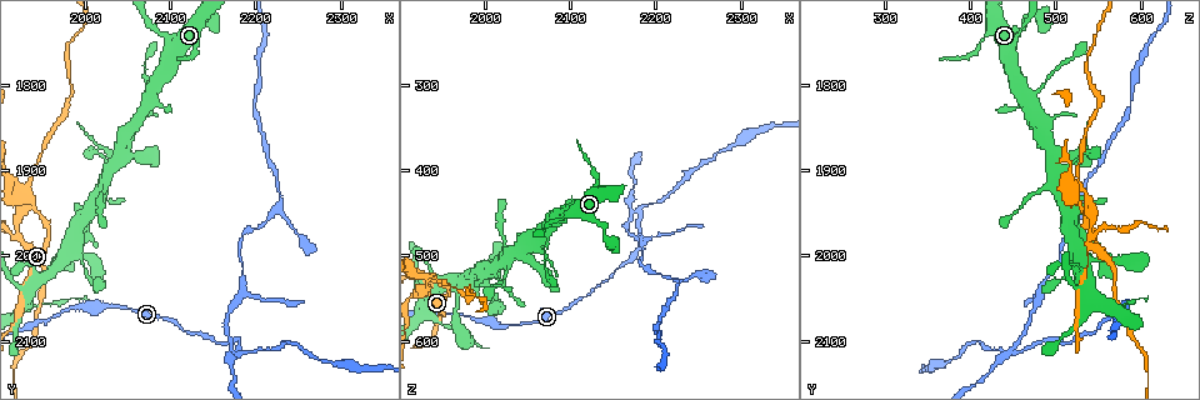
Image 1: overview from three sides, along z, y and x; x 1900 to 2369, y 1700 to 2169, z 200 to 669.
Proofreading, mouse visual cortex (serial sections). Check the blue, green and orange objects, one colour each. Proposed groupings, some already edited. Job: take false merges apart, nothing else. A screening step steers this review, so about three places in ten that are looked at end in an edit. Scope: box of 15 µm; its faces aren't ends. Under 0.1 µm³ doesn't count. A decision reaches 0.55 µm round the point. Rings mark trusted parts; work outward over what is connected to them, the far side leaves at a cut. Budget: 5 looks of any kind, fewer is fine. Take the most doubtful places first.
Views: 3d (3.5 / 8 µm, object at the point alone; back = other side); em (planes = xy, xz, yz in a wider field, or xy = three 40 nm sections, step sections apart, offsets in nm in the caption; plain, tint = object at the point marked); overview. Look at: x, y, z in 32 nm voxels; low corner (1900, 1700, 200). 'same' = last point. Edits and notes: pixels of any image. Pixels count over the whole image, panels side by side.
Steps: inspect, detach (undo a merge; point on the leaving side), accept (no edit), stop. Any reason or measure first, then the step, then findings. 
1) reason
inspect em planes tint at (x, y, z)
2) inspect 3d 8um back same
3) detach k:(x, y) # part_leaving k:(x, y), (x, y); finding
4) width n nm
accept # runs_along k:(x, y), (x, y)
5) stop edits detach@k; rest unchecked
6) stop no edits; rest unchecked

four arms meet
inspect 3d 3.5um back at (2175, 2115, 450)

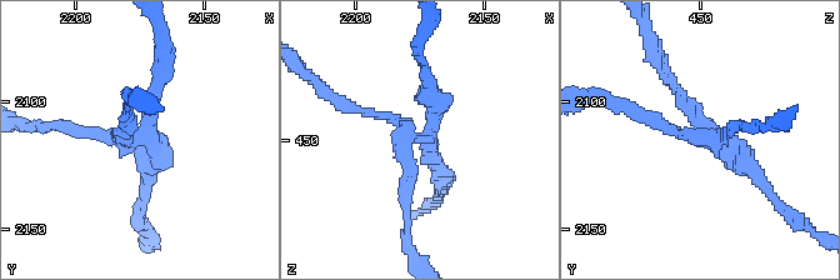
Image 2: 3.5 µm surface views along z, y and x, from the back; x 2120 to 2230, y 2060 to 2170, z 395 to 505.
arms 4; arm_widths 150, 150, 200, 250 nm; now the EM
inspect em xy step 3 tint at (2179, 2113, 450)

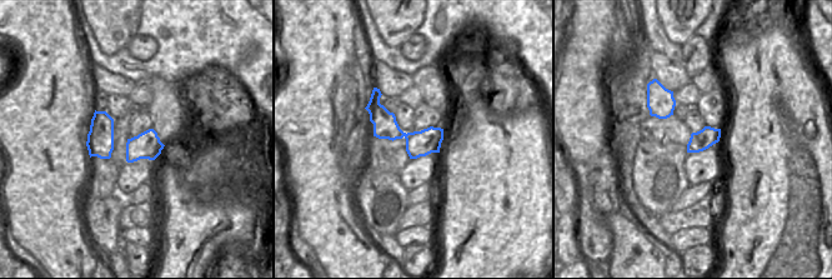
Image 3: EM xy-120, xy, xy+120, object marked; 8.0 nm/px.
inspect em xy step 5 tint same

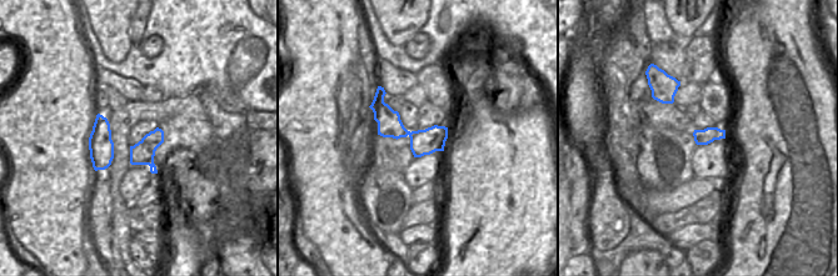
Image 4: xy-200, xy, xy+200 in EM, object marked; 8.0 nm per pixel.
detach 2:(441, 108) # part_leaving 2:(419, 138), (438, 160), (441, 193); a second cell is stuck on

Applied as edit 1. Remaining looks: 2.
abrupt turn
inspect 3d 3.5um at (1930, 1925, 530)

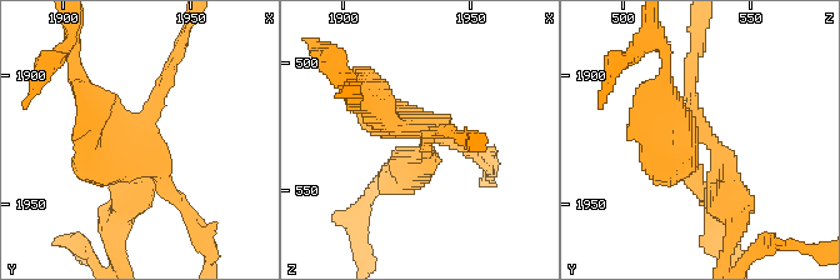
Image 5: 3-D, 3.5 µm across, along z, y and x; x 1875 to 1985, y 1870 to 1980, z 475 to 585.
now the EM
inspect em xy step 2 tint at (1932, 1920, 530)

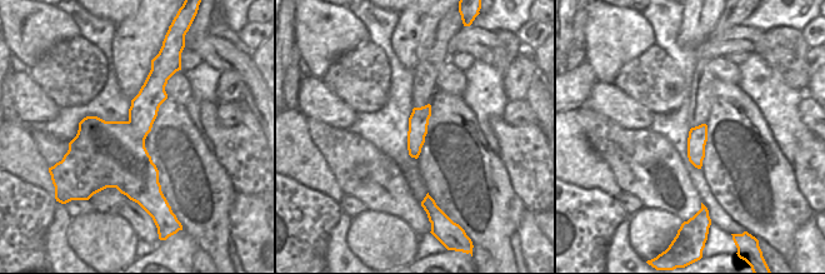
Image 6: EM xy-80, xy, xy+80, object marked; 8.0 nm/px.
width 160 nm
detach 5:(710, 180) # part_leaving 5:(724, 260), (736, 230), (736, 203); a second cell is stuck on

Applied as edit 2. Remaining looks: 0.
stop edits detach@2, detach@5; rest unchecked

